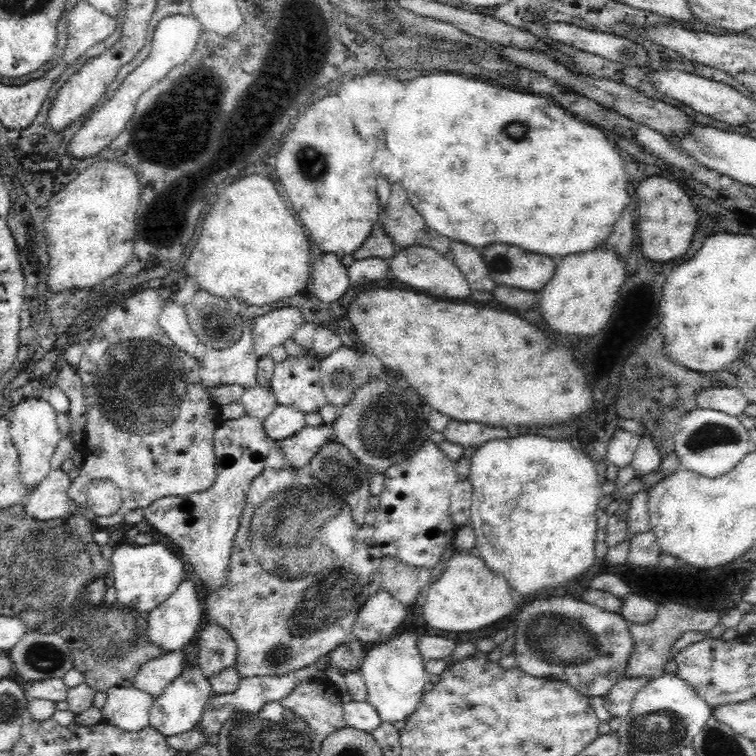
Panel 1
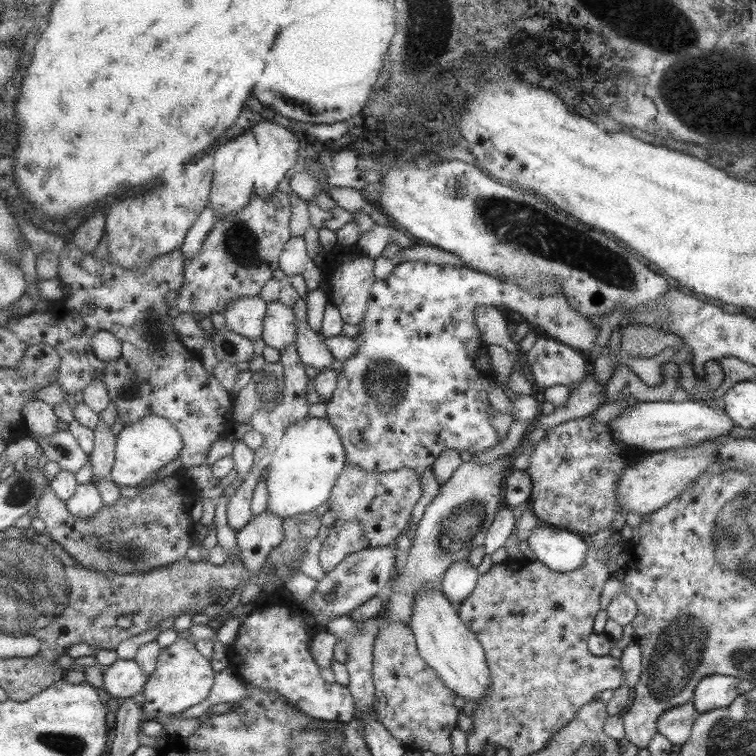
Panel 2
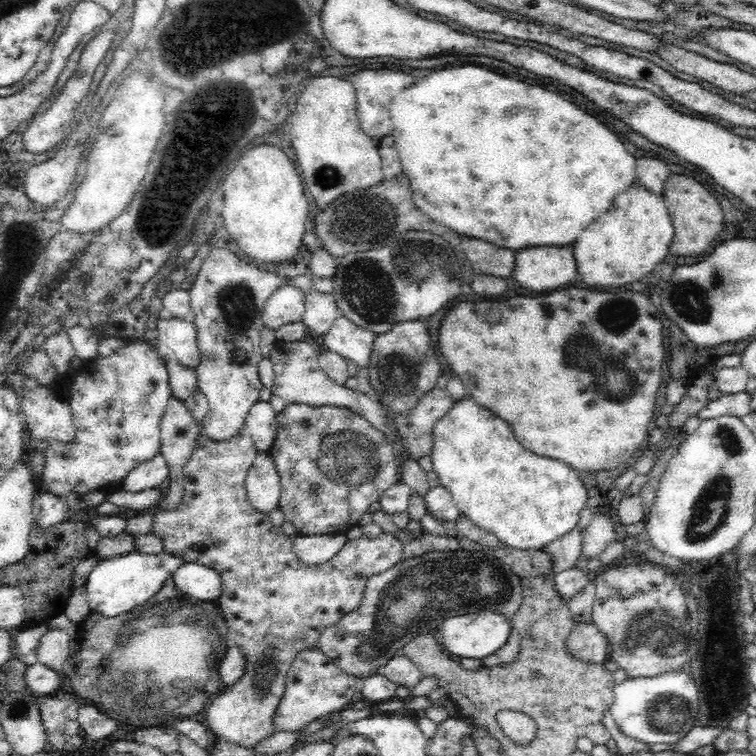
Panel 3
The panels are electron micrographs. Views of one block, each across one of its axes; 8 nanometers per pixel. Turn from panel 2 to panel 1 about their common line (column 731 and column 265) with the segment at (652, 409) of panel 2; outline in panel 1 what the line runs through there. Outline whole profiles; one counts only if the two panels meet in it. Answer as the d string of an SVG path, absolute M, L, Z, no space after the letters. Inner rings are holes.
M276 405L263 420L263 427L268 439L274 441L291 437L306 425L305 414L290 405Z

